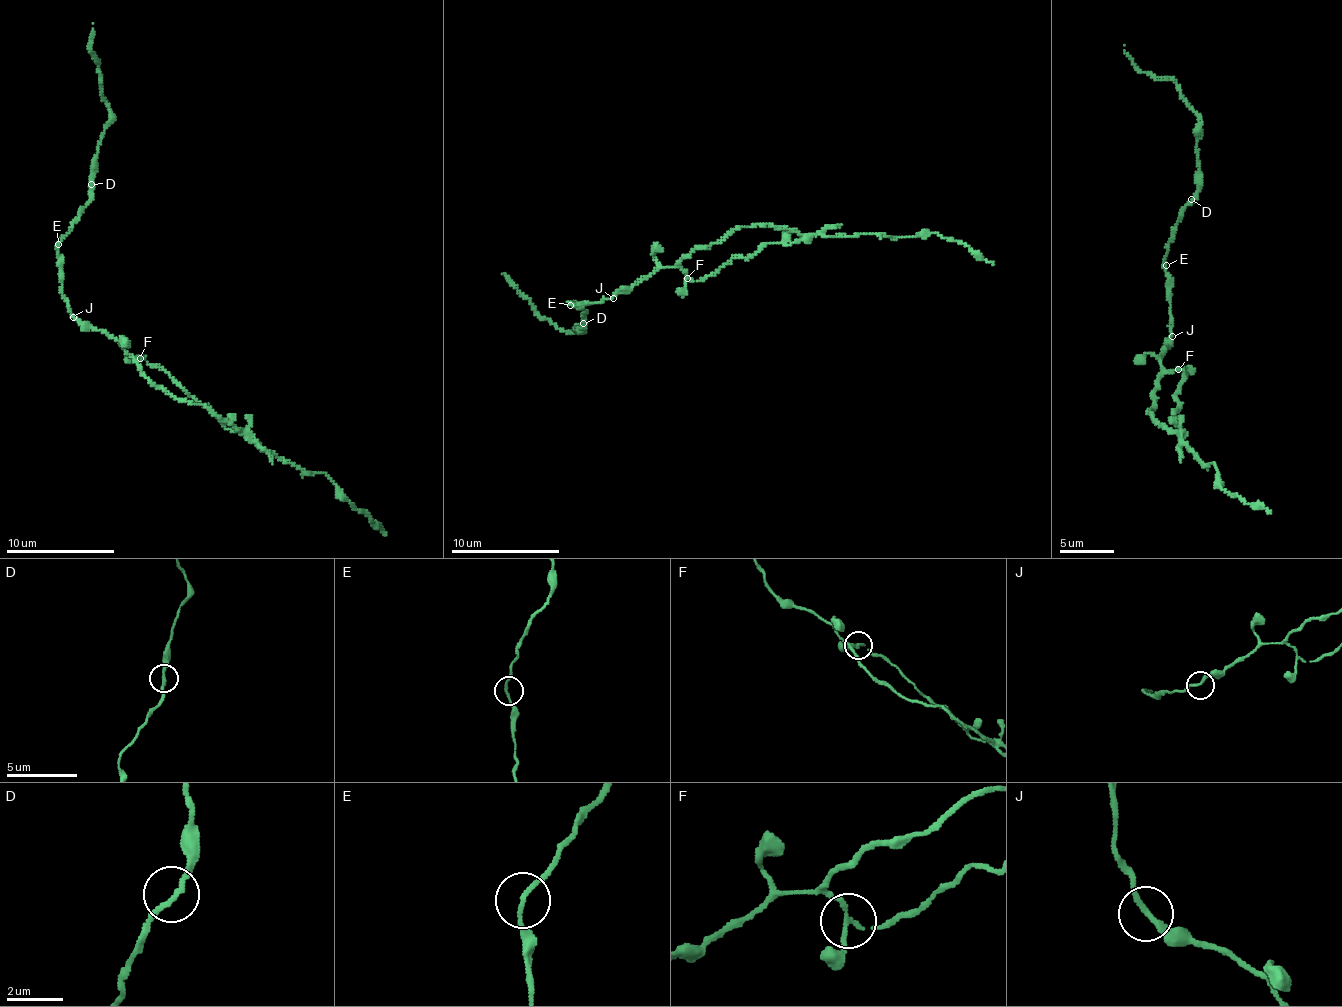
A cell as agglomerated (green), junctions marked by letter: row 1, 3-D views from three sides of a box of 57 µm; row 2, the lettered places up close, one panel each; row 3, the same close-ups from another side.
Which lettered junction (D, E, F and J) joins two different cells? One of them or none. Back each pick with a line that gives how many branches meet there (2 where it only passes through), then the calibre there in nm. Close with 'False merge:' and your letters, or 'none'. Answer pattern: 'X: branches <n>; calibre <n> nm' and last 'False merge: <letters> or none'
F: branches 3; calibre 130 nm
False merge: F

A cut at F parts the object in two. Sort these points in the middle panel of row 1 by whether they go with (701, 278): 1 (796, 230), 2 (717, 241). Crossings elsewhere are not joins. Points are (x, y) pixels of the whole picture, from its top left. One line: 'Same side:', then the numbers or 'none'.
Same side: none

